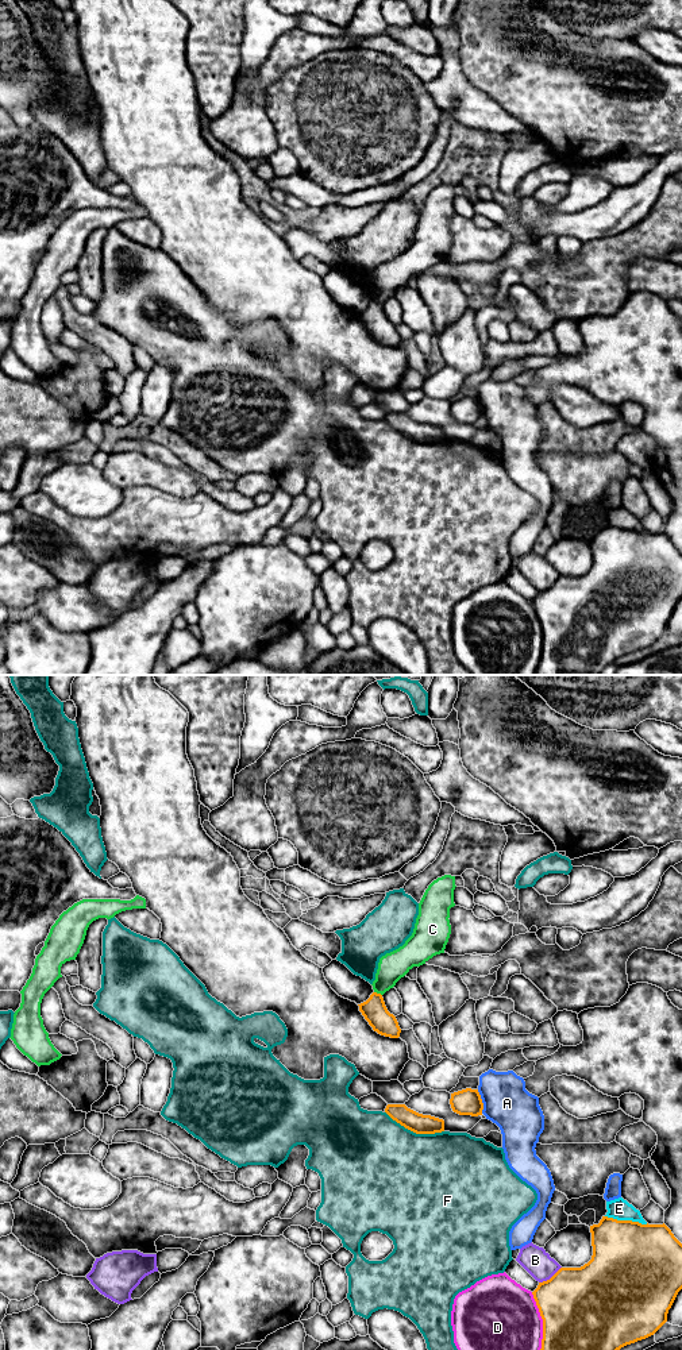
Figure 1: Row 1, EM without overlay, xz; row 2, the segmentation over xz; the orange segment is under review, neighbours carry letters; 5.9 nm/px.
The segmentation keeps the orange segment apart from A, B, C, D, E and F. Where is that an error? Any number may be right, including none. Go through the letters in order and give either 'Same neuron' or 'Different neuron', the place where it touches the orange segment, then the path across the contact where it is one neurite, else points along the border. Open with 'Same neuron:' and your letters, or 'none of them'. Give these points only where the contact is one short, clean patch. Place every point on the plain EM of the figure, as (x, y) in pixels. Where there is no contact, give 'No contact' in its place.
Same neuron: none of them
A: Different neuron. Touches orange at xz (481, 411)
B: Different neuron. Touches orange at xz (551, 586)
C: Different neuron. Touches orange at xz (378, 303). Boundary: xz (374, 300), (381, 304)
D: Different neuron. Touches orange at xz (543, 637)
E: Different neuron. Touches orange at xz (627, 529)
F: Different neuron. Touches orange at xz (415, 440)

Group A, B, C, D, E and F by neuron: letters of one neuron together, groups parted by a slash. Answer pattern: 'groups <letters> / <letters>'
groups A / B / C / D / E / F

